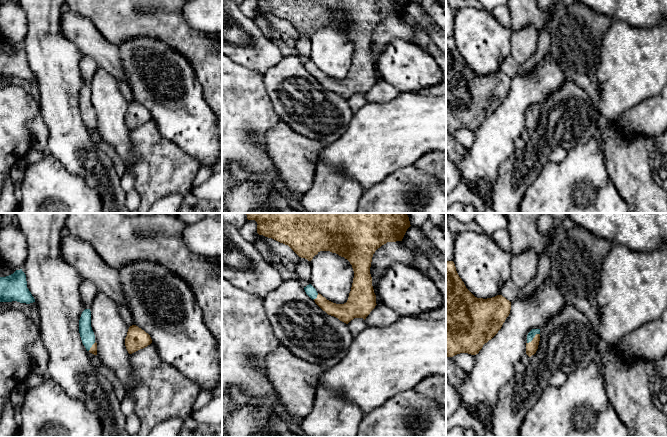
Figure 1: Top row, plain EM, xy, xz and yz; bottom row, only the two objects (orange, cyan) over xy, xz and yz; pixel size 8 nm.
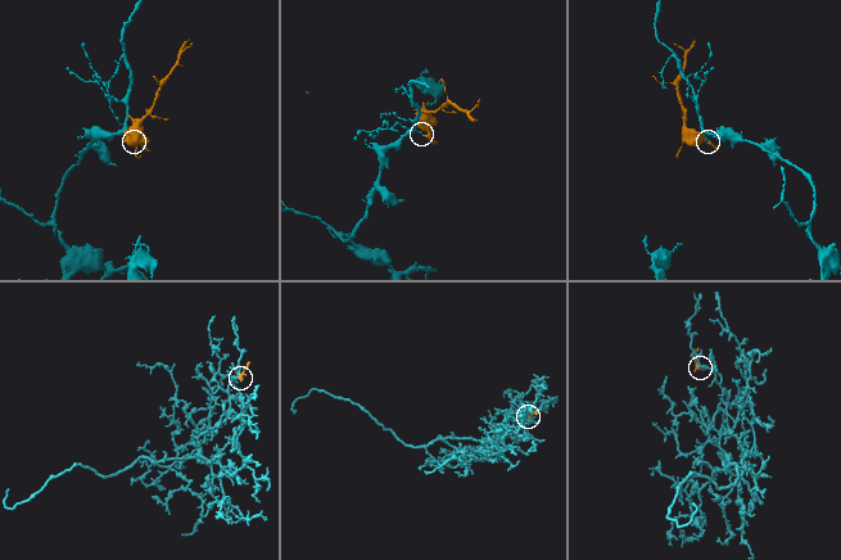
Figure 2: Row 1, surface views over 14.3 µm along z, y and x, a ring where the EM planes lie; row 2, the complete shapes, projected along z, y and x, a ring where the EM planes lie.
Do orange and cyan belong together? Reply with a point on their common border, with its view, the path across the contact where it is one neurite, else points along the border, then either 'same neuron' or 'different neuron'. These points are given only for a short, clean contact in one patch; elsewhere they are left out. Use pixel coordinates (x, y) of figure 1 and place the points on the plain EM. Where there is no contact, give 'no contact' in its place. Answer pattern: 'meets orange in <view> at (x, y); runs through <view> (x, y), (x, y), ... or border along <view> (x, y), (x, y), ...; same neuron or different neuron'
meets orange in yz at (533, 114); runs through yz (531, 123), (533, 114), (533, 108); same neuron

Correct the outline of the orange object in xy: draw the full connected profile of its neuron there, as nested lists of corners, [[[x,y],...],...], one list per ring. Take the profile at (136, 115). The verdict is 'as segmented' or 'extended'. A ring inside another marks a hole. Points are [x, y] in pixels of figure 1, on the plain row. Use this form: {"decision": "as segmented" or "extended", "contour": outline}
{"decision": "as segmented", "contour": [[[136,101],[129,103],[125,114],[125,122],[129,130],[143,125],[152,119],[152,115],[148,109]]]}

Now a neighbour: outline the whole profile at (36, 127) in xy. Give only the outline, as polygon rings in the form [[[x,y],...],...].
[[[40,111],[26,123],[26,130],[29,132],[29,142],[36,150],[47,150],[48,130],[43,121]]]

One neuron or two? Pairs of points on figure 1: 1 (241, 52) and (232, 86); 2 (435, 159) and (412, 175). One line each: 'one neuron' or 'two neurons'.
1: two neurons
2: two neurons

